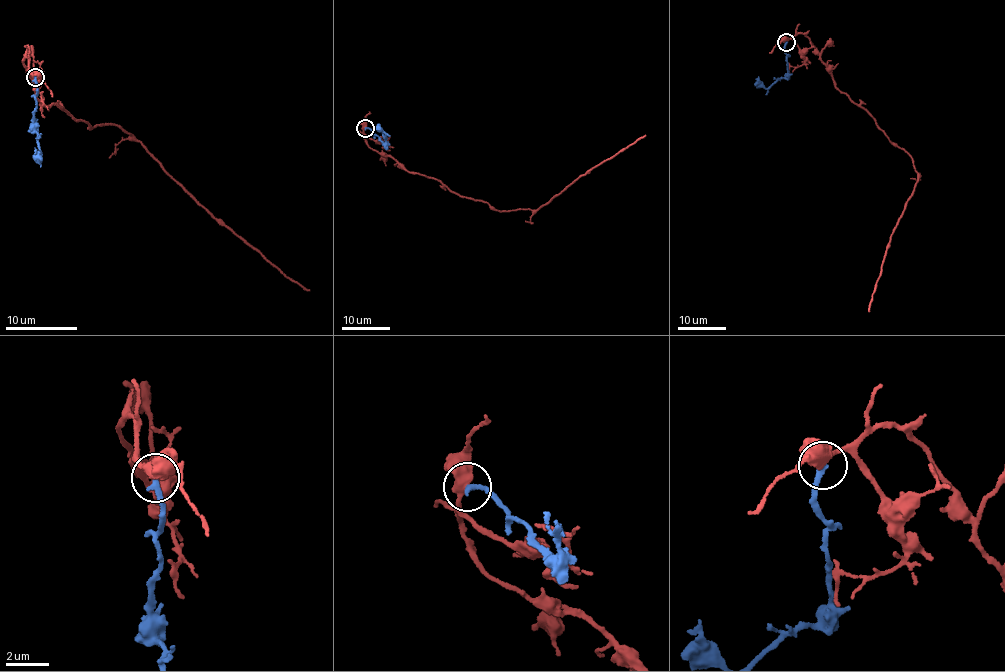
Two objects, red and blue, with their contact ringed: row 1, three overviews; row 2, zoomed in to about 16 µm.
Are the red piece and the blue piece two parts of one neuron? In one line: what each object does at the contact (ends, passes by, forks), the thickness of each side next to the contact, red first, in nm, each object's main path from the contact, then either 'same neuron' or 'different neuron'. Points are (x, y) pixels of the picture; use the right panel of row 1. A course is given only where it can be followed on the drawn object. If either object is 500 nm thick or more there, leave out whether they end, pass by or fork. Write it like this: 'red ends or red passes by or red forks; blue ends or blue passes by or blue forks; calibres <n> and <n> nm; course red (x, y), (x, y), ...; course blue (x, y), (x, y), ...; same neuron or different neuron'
calibres 550 and 280 nm; course red (785, 41), (802, 33), (809, 38), (835, 87), (911, 157), (918, 176), (890, 235), (869, 311); course blue (785, 42), (783, 52), (787, 56), (788, 74), (766, 88), (758, 76); different neuron

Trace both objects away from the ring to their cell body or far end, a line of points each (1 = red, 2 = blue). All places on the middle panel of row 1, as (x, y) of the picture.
1: (364, 127), (370, 147), (407, 171), (435, 178), (460, 196), (502, 211), (535, 210), (646, 135)
2: (365, 128), (385, 144), (386, 134), (373, 126)

